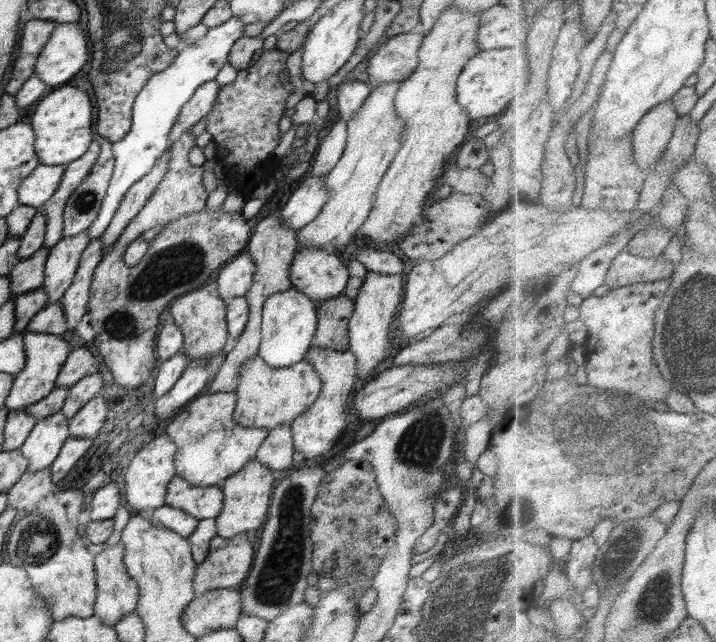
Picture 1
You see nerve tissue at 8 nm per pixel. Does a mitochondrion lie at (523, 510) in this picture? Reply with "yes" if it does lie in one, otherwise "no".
yes

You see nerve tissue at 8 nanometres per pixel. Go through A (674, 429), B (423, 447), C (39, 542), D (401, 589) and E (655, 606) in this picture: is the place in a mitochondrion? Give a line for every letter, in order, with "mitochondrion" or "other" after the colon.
A: other
B: mitochondrion
C: mitochondrion
D: other
E: mitochondrion

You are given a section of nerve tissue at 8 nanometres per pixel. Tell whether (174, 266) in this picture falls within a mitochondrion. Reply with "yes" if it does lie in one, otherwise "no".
yes

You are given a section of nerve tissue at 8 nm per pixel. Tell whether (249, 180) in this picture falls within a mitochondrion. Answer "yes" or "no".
no

